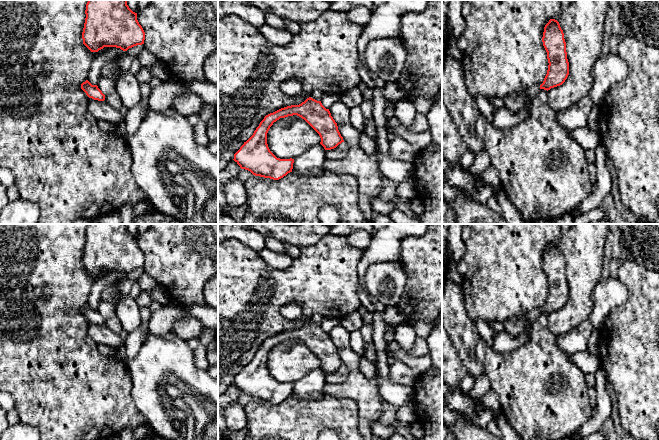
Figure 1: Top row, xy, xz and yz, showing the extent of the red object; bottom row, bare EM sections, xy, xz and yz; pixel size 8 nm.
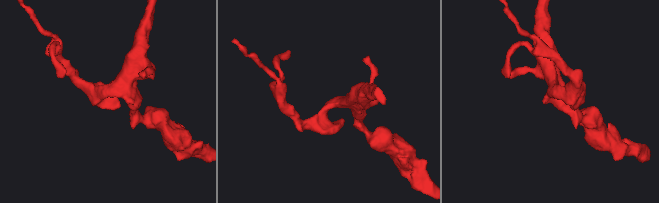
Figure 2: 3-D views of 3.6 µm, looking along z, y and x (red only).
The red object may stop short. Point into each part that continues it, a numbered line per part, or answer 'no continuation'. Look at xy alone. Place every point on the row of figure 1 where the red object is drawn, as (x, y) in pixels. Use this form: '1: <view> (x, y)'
no continuation

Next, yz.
1: yz (515, 102)

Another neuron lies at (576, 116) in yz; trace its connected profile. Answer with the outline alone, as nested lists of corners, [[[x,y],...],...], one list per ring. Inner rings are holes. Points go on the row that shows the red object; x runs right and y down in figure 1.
[[[588,96],[582,98],[575,105],[557,112],[556,118],[560,125],[572,131],[586,127],[589,114],[594,107],[594,102]]]

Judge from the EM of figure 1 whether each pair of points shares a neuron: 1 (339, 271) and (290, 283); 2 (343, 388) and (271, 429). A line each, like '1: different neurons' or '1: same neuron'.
1: same neuron
2: different neurons

